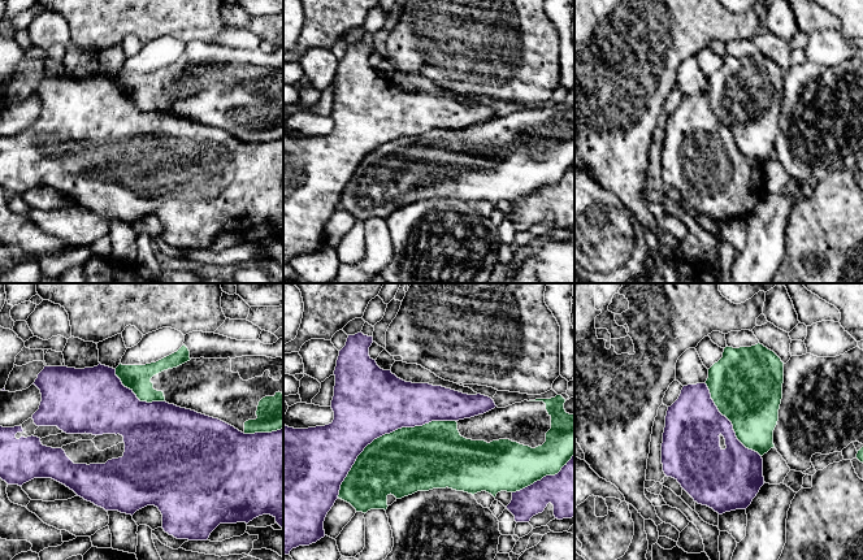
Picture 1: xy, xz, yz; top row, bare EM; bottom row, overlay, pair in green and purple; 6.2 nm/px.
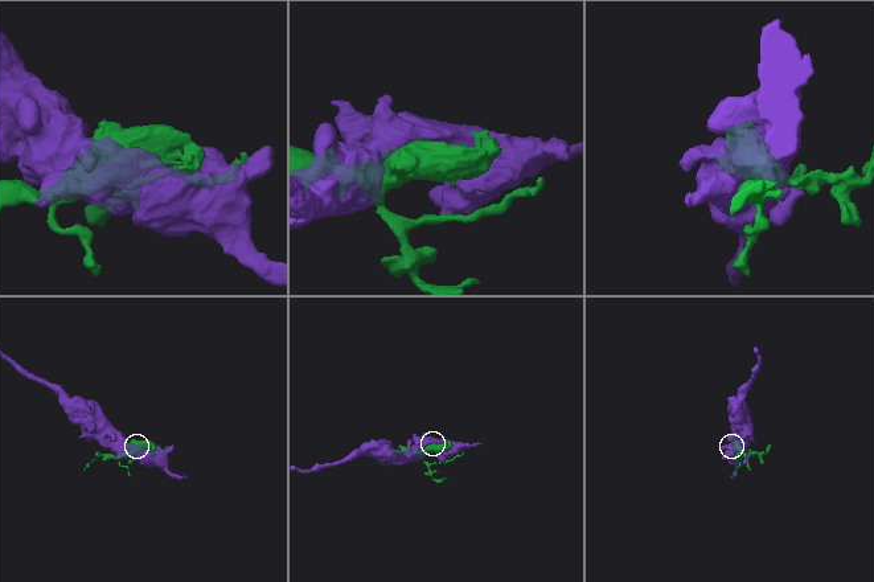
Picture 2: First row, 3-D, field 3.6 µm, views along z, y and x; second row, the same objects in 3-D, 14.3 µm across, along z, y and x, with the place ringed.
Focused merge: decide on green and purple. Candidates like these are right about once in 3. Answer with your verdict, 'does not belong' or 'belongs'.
does not belong

